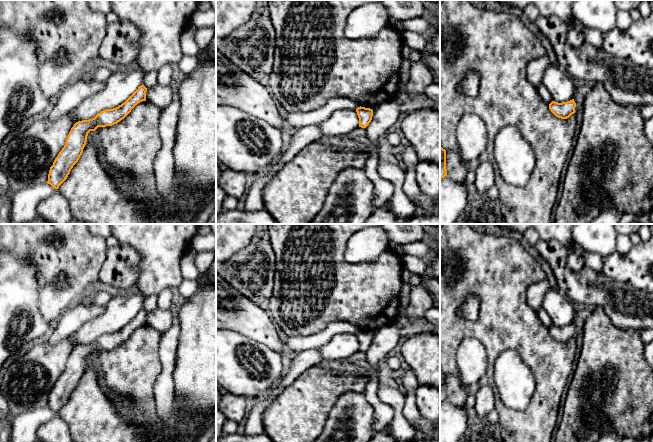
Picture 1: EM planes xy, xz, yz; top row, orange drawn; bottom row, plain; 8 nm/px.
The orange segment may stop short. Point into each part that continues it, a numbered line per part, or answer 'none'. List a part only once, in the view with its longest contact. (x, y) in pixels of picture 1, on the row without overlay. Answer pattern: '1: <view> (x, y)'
none

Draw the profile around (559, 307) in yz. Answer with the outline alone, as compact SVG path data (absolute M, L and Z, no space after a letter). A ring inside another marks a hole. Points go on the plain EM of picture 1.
M548 290L542 308L546 310L555 326L562 327L574 323L576 312L572 301L559 290Z

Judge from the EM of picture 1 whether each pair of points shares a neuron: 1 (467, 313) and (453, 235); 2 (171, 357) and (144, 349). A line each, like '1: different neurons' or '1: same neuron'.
1: different neurons
2: different neurons

